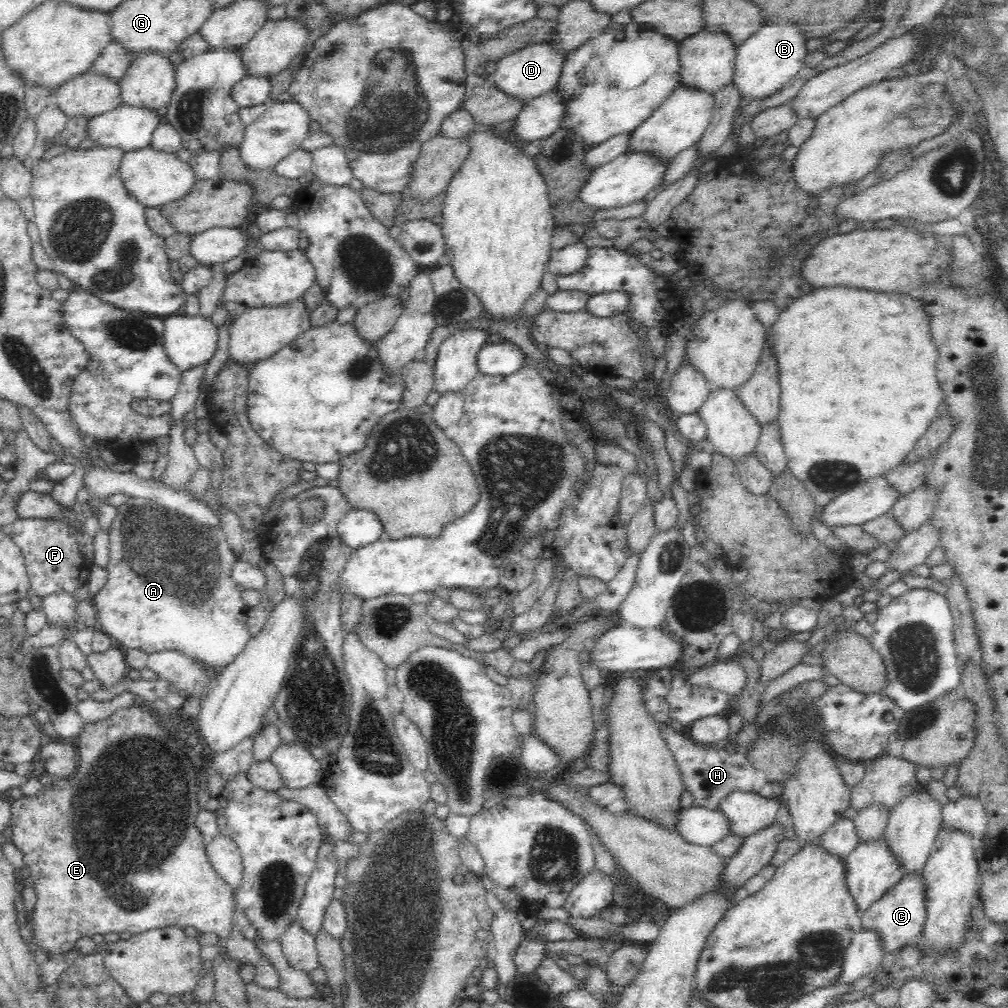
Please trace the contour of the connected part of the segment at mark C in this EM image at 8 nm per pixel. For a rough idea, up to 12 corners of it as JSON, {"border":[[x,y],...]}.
{"border":[[906,875],[859,913],[892,954],[915,943],[926,905],[922,875]]}

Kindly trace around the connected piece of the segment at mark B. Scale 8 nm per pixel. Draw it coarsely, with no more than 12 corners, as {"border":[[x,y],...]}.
{"border":[[788,19],[766,21],[737,49],[741,99],[780,91],[804,67]]}

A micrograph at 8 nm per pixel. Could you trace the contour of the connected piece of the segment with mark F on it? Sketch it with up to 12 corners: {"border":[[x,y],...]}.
{"border":[[67,518],[9,529],[38,597],[74,593],[92,564]]}

